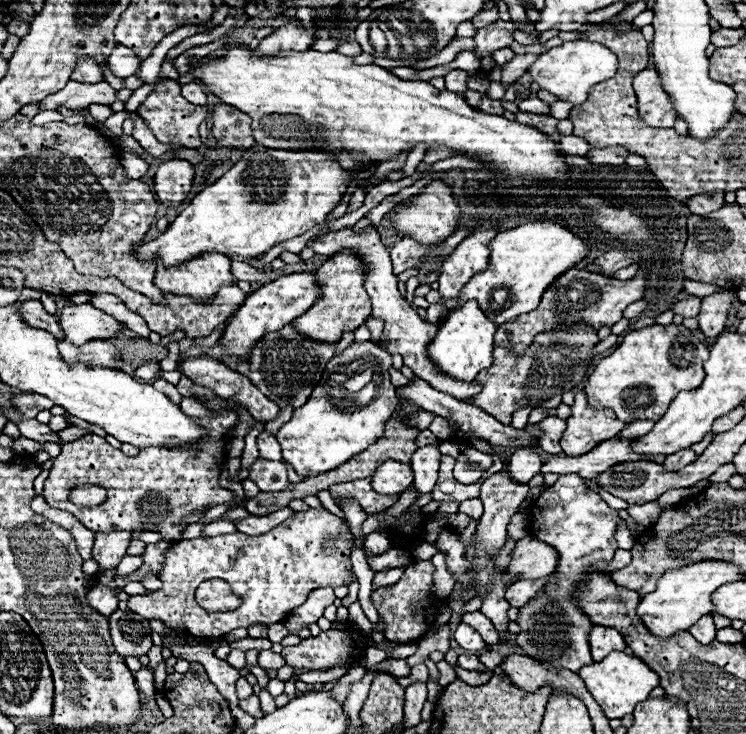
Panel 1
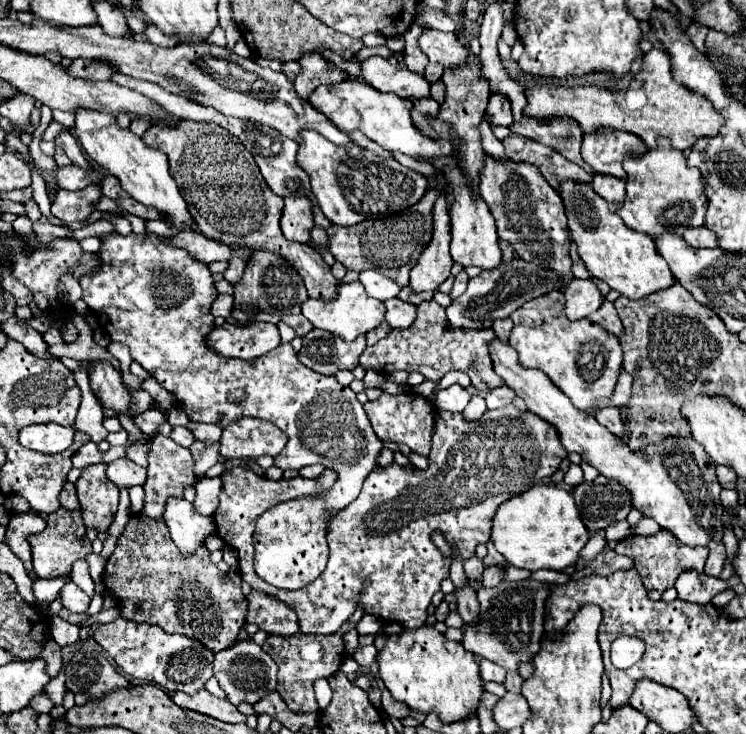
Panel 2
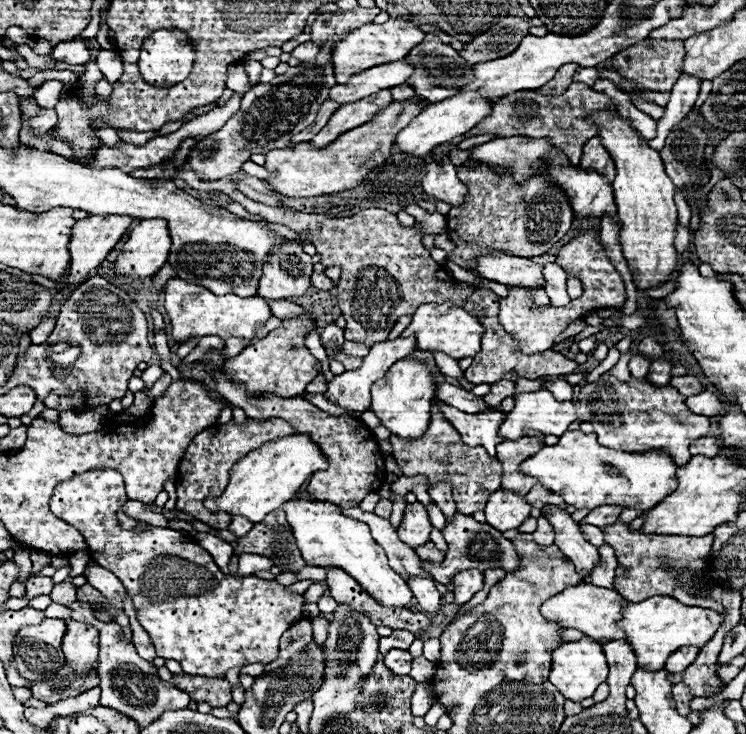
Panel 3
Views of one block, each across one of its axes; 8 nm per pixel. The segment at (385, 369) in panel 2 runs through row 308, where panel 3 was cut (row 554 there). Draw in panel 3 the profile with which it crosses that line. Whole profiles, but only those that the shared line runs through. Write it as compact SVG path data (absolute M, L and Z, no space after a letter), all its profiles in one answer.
M428 542L428 544L422 544L420 548L416 548L416 554L426 560L426 562L436 562L436 564L442 564L444 562L444 552L438 550L434 546L434 542Z

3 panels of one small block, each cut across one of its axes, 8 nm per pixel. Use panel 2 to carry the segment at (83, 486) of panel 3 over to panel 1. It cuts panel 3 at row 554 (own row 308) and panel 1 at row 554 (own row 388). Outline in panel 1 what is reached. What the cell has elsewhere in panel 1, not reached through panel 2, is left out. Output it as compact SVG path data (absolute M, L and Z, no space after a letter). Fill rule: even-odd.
M310 508L306 512L294 512L294 514L296 516L290 516L280 526L260 536L234 532L234 534L222 534L214 538L192 538L192 540L176 542L172 548L168 548L166 562L160 572L160 580L164 584L162 590L150 592L148 596L130 596L128 608L144 616L146 620L156 618L170 628L180 626L182 630L186 630L196 638L198 636L220 638L236 628L248 628L254 624L262 624L262 626L278 624L284 620L284 616L288 616L288 612L304 604L304 600L312 590L328 588L328 586L336 588L352 582L350 554L352 554L354 536L350 532L348 522L328 510L316 510L316 508ZM212 578L226 580L232 586L232 590L242 596L242 608L236 608L232 612L206 612L204 608L200 608L194 598L194 592L200 582L212 580Z

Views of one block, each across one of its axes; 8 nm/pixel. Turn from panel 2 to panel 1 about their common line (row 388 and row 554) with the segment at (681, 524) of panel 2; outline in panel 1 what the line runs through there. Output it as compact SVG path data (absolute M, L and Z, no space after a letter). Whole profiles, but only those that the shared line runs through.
M526 536L516 542L508 574L518 576L520 580L524 578L546 578L554 574L558 568L558 552L536 540L534 536Z

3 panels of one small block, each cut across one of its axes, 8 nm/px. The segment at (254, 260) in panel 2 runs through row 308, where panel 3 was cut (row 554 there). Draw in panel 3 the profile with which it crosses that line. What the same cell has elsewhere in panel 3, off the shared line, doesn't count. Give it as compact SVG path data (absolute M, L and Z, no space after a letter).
M276 510L268 514L260 524L254 524L254 528L246 536L242 536L234 548L234 554L230 558L230 572L238 572L238 558L242 554L268 556L274 560L282 560L280 564L290 566L292 572L302 570L306 564L286 526L288 522L282 510Z

